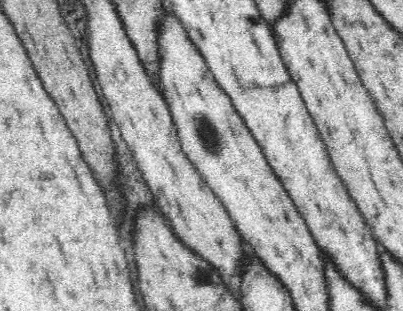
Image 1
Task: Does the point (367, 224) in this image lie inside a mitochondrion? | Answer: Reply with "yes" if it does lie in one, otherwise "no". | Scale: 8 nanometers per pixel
no

